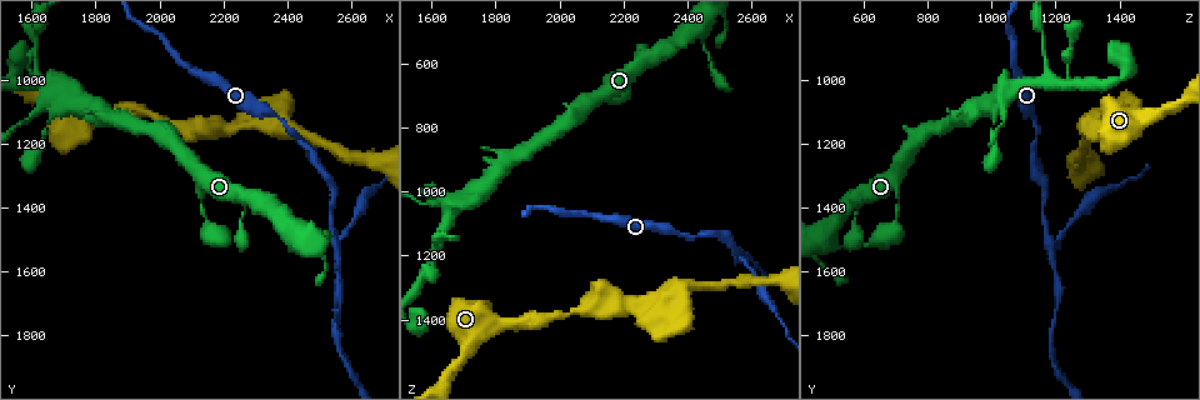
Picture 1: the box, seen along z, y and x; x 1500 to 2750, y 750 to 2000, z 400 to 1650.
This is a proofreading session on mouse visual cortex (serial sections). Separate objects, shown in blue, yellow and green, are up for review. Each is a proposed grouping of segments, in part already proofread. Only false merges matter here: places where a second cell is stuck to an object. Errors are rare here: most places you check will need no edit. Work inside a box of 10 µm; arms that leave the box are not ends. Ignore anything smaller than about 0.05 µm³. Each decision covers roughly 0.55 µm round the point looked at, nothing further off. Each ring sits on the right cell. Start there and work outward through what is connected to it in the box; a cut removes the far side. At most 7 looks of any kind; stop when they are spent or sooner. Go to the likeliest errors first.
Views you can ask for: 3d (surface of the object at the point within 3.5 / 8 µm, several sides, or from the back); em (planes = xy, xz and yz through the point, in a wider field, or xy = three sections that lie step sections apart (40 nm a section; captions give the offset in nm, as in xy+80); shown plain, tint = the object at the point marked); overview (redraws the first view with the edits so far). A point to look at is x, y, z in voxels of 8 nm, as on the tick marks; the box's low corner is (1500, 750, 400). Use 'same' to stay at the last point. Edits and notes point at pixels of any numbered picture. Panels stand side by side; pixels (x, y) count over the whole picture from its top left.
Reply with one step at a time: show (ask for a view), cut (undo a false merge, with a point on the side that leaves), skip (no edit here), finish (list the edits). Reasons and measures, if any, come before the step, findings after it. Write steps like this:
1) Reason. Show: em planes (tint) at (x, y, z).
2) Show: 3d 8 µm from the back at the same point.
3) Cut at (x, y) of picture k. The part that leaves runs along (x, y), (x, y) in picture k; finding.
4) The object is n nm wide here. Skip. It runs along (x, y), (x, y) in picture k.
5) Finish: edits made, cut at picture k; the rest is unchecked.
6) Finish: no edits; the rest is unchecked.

Abrupt turn. Show: 3d 3.5 µm from the back at (2540, 1500, 1180).

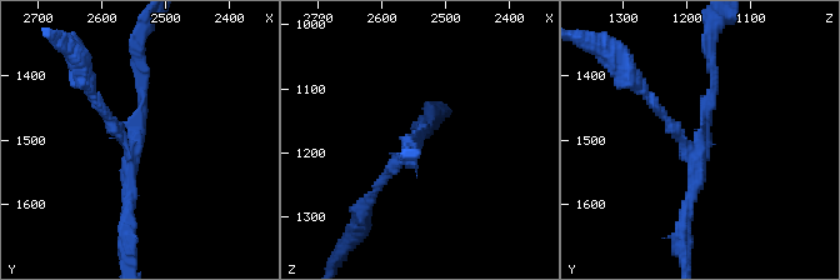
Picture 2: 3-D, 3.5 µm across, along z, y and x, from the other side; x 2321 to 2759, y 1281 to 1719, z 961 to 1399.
3 arms meet here; the arms are 100, 150, 150 nm wide. Show: em xy step 1 (tint) at (2550, 1510, 1180).

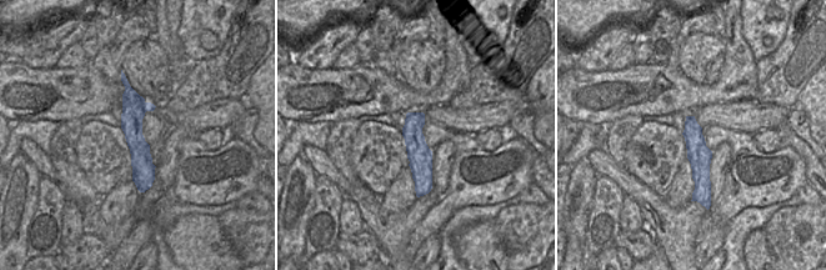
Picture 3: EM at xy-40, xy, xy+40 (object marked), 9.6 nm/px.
Cut at (384, 178) of picture 2. Two cells meet here.

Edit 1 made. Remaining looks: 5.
Show: overview.

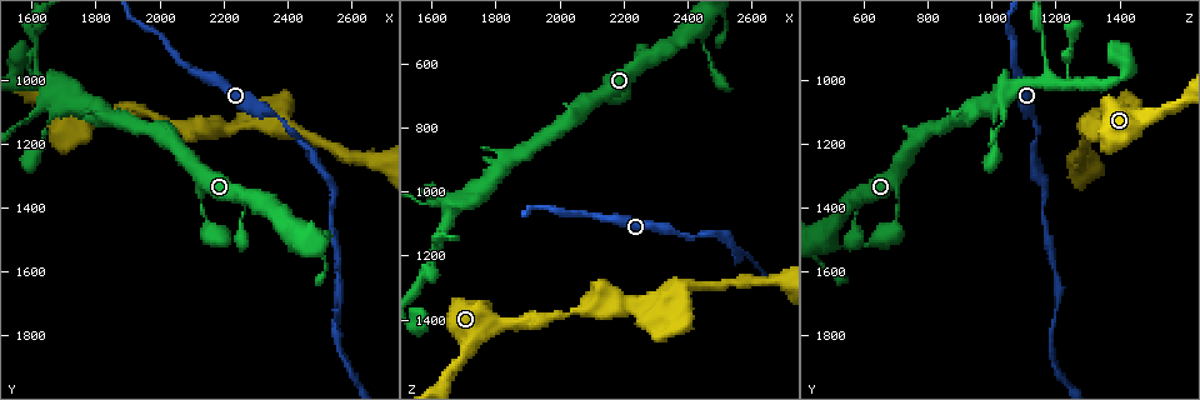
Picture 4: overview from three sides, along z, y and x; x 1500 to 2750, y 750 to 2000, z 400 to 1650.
A narrow waist. Show: 3d 3.5 µm at (2270, 1410, 590).

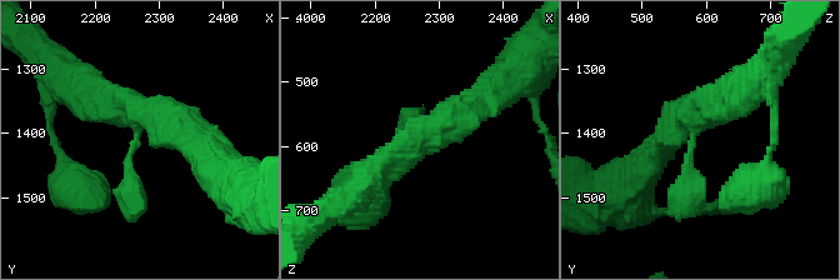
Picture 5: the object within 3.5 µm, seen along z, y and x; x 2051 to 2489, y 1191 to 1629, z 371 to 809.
3 arms meet here; the arms are 300, 400, 450 nm wide; shape alone is not enough. Show: em xy step 3 (tint) at (2265, 1410, 580).

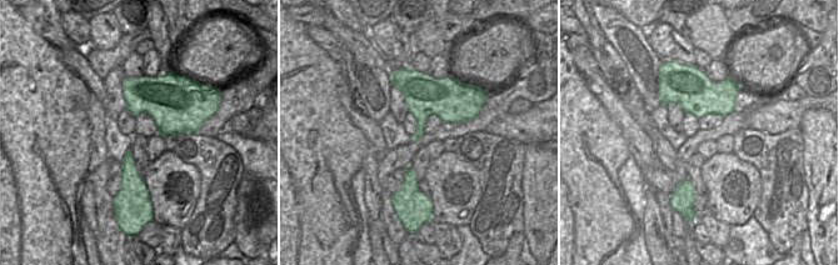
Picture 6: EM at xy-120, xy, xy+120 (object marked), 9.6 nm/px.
Skip. It runs along (740, 91), (695, 126), (679, 218) in picture 5; continuous, no second cell.

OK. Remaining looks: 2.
Finish: edits made, cut at picture 2; the rest is unchecked.

